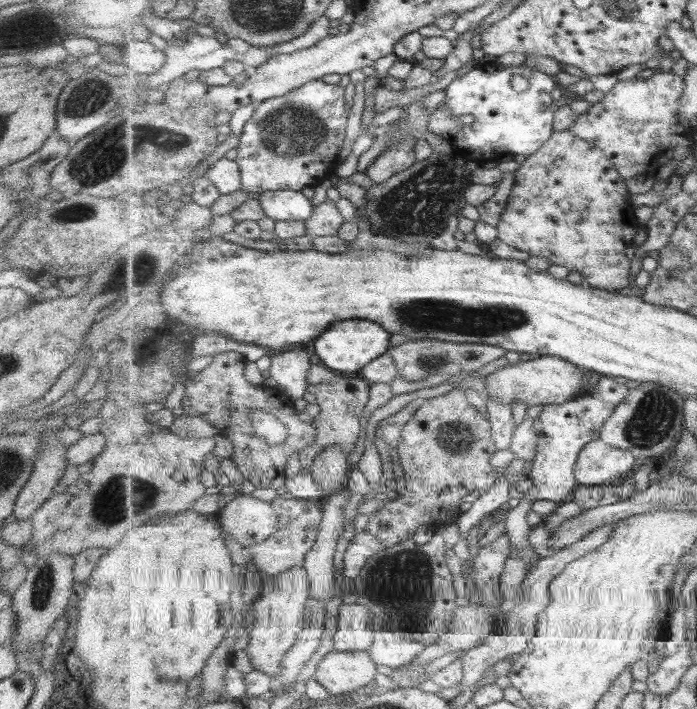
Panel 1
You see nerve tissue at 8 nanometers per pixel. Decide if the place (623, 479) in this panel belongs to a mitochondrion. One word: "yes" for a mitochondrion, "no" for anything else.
no

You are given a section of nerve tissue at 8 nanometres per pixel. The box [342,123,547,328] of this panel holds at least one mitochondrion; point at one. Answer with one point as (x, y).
(418, 205)

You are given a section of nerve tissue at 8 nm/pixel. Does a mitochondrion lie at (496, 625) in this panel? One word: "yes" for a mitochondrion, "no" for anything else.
no

